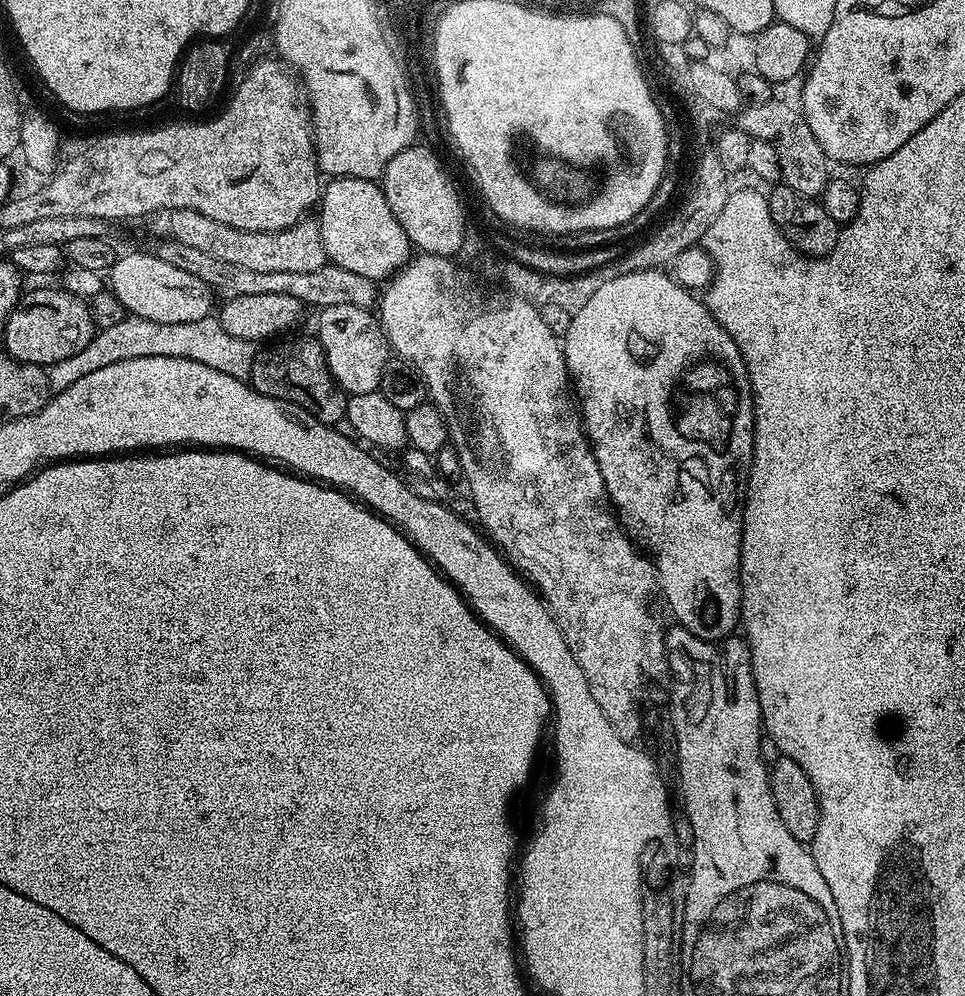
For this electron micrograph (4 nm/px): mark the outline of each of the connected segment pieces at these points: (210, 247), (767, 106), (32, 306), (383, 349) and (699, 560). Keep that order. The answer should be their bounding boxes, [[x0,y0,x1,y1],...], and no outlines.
[[167,208,329,273],[736,98,830,198],[2,288,97,366],[318,305,390,397],[562,268,756,642]]

